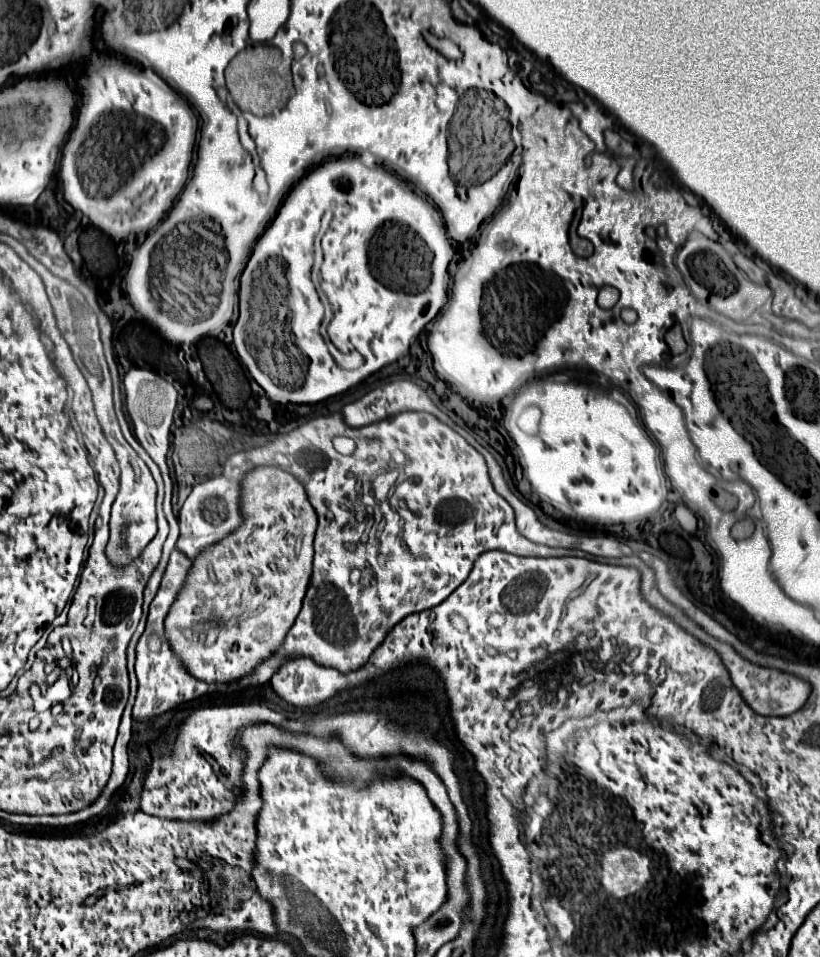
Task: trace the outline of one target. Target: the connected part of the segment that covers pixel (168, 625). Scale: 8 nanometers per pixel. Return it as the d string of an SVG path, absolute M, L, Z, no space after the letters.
M273 465L253 467L241 481L243 523L225 539L201 551L187 571L183 589L165 617L165 635L181 665L205 683L237 683L267 661L285 641L311 579L313 537L317 513L309 503L305 487L287 471Z

